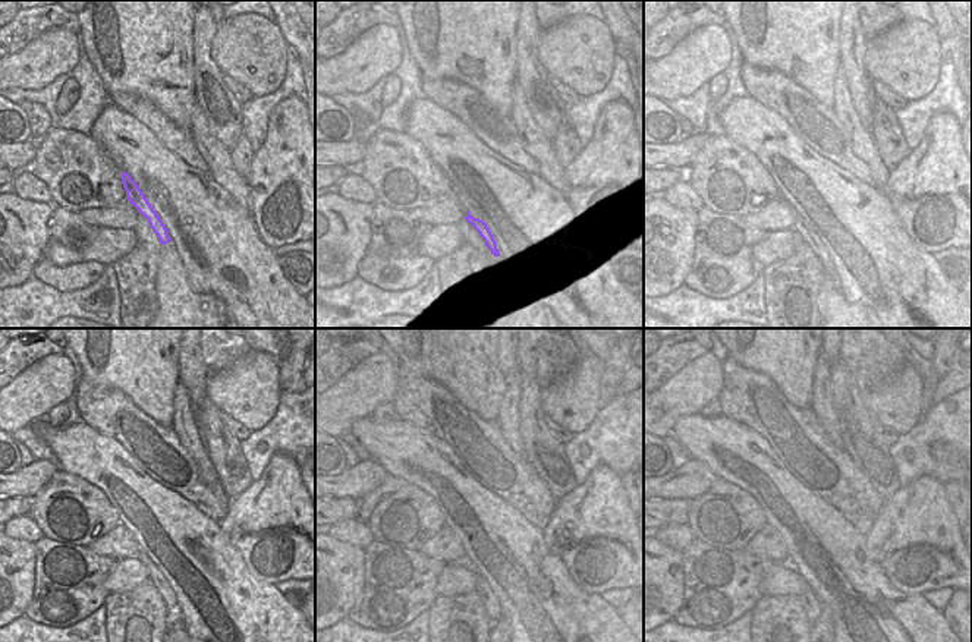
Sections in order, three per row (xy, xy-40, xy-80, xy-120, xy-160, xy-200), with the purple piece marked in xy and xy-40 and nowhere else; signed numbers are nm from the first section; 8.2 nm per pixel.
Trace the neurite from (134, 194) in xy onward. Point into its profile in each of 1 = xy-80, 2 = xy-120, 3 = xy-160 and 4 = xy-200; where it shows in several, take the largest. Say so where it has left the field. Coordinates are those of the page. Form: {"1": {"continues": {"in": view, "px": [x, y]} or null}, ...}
{"1": {"continues": {"in": "xy-80", "px": [811, 239]}}, "2": {"continues": {"in": "xy-120", "px": [156, 576]}}, "3": {"continues": {"in": "xy-160", "px": [493, 609]}}, "4": {"continues": {"in": "xy-200", "px": [812, 606]}}}

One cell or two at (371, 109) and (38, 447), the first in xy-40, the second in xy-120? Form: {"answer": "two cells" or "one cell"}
{"answer": "one cell"}

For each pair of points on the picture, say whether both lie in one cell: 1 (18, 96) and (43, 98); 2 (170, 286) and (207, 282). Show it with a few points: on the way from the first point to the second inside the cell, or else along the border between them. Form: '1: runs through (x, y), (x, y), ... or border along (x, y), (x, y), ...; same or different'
1: runs through (24, 96), (37, 96); same
2: border along (176, 252), (186, 283), (220, 301); different

